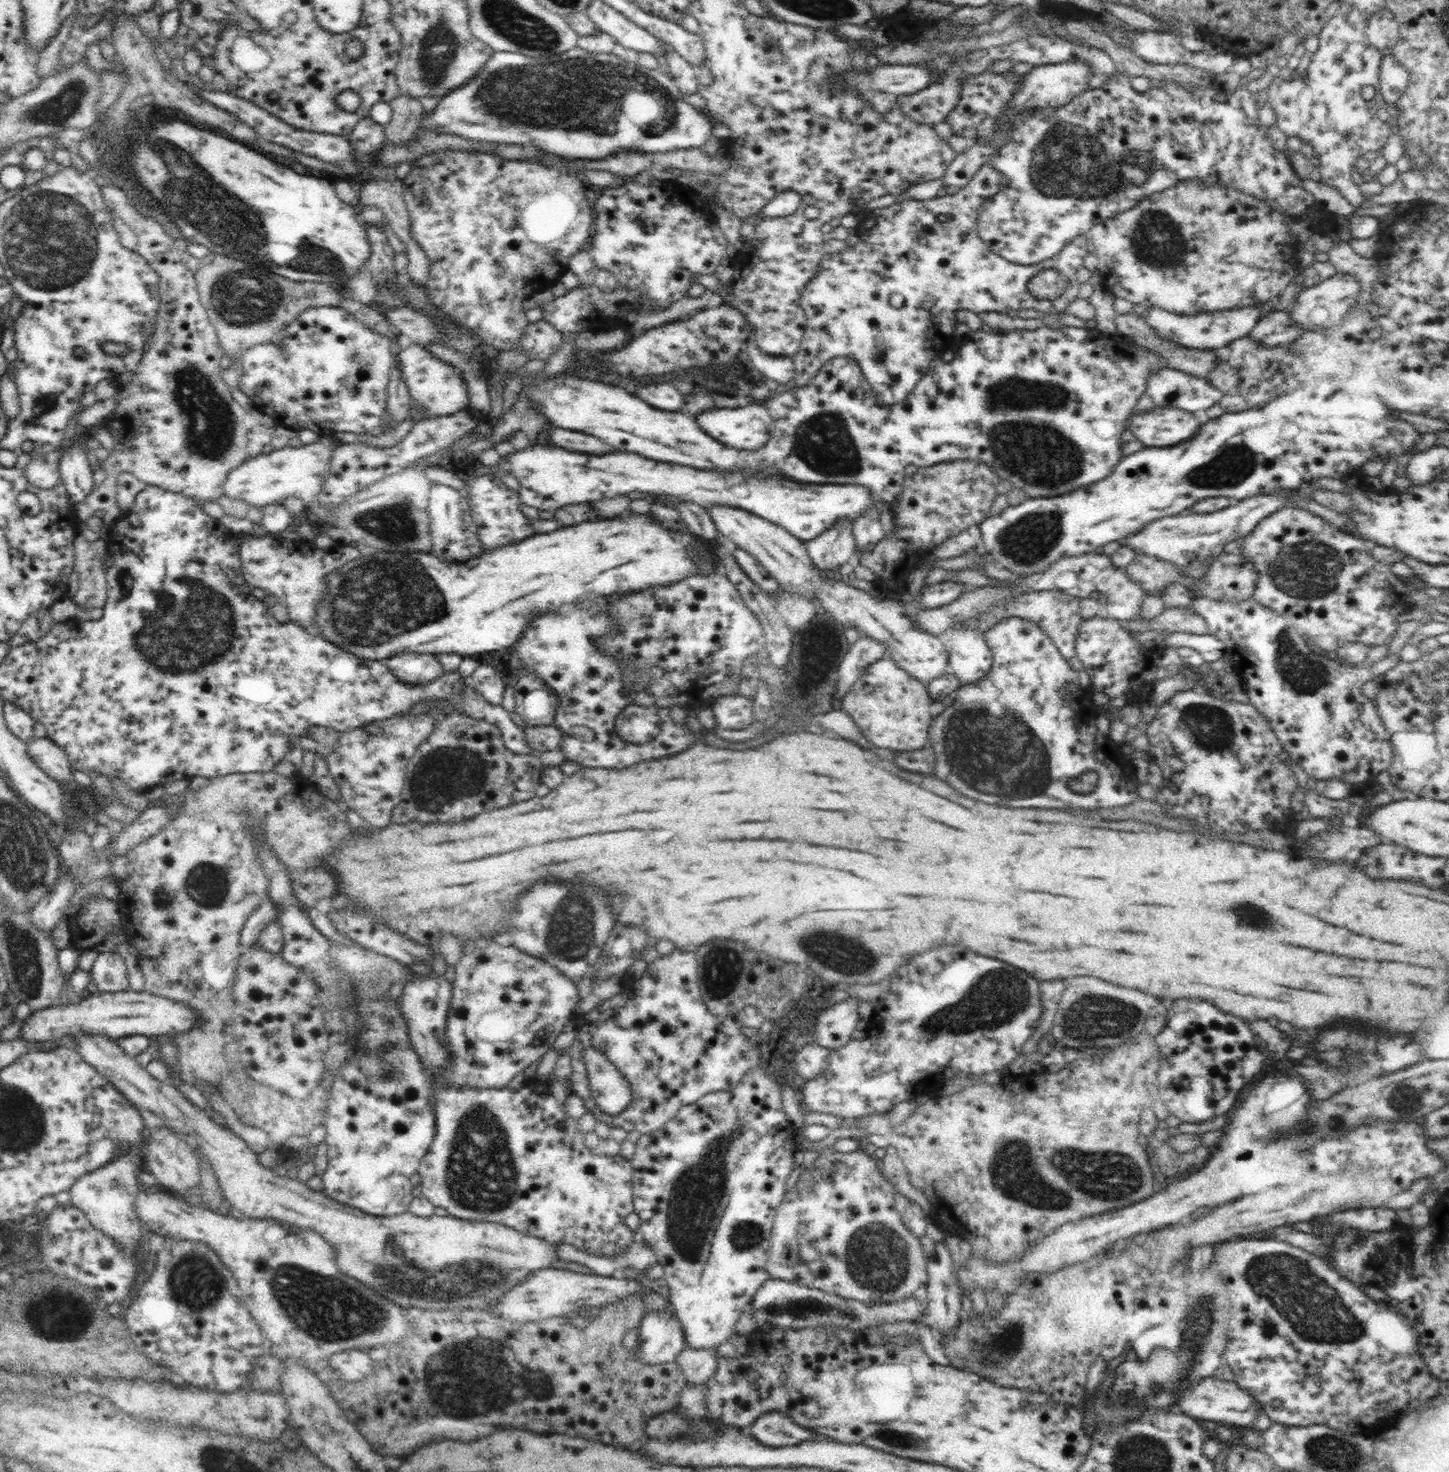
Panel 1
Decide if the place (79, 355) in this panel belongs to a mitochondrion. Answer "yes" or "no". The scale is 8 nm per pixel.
no

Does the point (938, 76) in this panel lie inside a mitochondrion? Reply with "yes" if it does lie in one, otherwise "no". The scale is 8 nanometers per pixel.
no

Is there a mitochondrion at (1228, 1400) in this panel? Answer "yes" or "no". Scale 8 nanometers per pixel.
no

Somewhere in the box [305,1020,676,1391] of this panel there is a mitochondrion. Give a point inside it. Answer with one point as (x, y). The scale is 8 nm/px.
(480, 1176)

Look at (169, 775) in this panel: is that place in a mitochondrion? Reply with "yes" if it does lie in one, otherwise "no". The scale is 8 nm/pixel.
no

